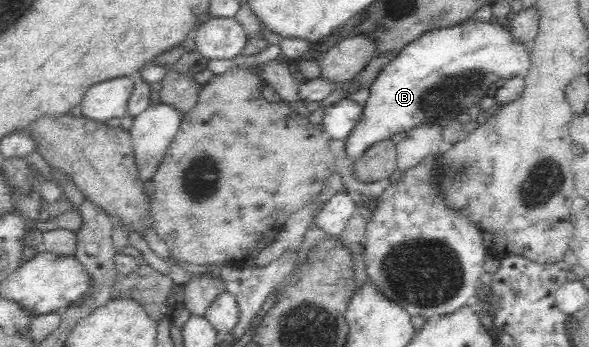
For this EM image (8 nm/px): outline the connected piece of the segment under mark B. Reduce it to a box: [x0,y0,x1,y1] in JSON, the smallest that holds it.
[345,17,528,161]

